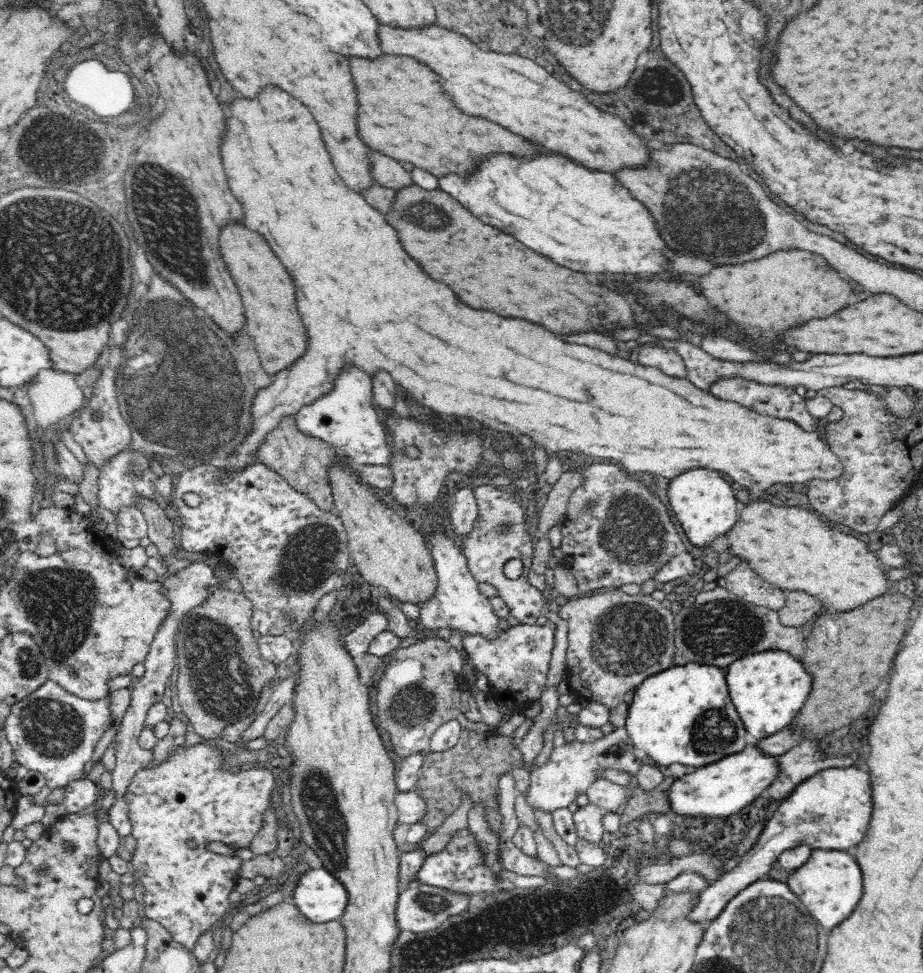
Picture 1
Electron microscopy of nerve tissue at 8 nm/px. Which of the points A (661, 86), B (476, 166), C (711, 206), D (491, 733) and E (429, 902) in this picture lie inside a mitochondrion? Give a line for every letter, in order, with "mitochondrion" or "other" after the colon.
A: mitochondrion
B: other
C: mitochondrion
D: other
E: mitochondrion

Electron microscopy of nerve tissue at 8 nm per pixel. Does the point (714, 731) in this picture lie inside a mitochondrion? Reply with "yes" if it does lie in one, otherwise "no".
yes

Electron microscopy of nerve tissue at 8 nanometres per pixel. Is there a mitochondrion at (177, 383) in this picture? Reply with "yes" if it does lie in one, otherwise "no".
yes

